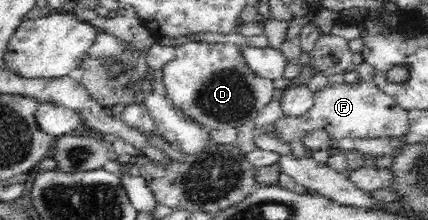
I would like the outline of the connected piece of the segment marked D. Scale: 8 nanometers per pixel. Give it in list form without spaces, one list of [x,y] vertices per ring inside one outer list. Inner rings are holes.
[[[192,41],[175,47],[174,54],[175,58],[162,70],[166,97],[184,115],[208,130],[252,125],[275,96],[273,81],[251,70],[239,46]]]

